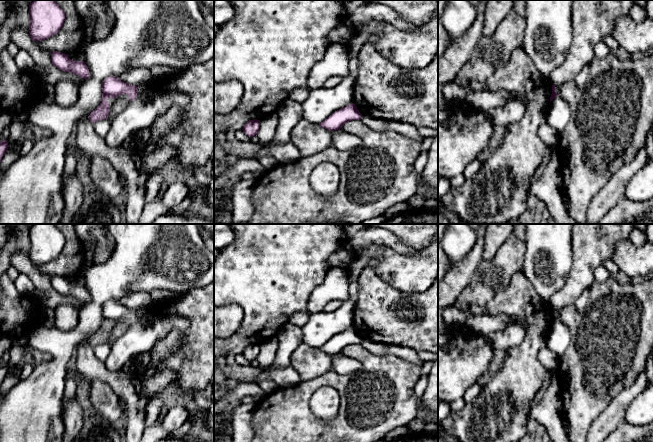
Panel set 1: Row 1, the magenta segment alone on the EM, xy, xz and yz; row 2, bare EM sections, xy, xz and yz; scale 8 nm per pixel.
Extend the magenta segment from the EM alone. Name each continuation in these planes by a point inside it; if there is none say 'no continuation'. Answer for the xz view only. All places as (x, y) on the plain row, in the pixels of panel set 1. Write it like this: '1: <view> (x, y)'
no continuation

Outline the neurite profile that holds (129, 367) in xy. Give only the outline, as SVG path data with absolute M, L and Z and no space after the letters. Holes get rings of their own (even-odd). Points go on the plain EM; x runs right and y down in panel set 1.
M132 361L127 362L123 367L122 371L125 373L129 373L132 376L137 376L139 373L139 370L136 368L134 363Z

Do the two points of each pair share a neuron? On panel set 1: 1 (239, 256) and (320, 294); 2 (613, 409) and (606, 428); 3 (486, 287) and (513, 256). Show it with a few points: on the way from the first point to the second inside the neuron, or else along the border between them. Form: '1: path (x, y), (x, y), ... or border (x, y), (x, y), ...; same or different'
1: border (327, 271), (325, 279), (312, 291), (306, 310); different
2: path (613, 414), (606, 423); same
3: path (490, 279), (505, 264); same

